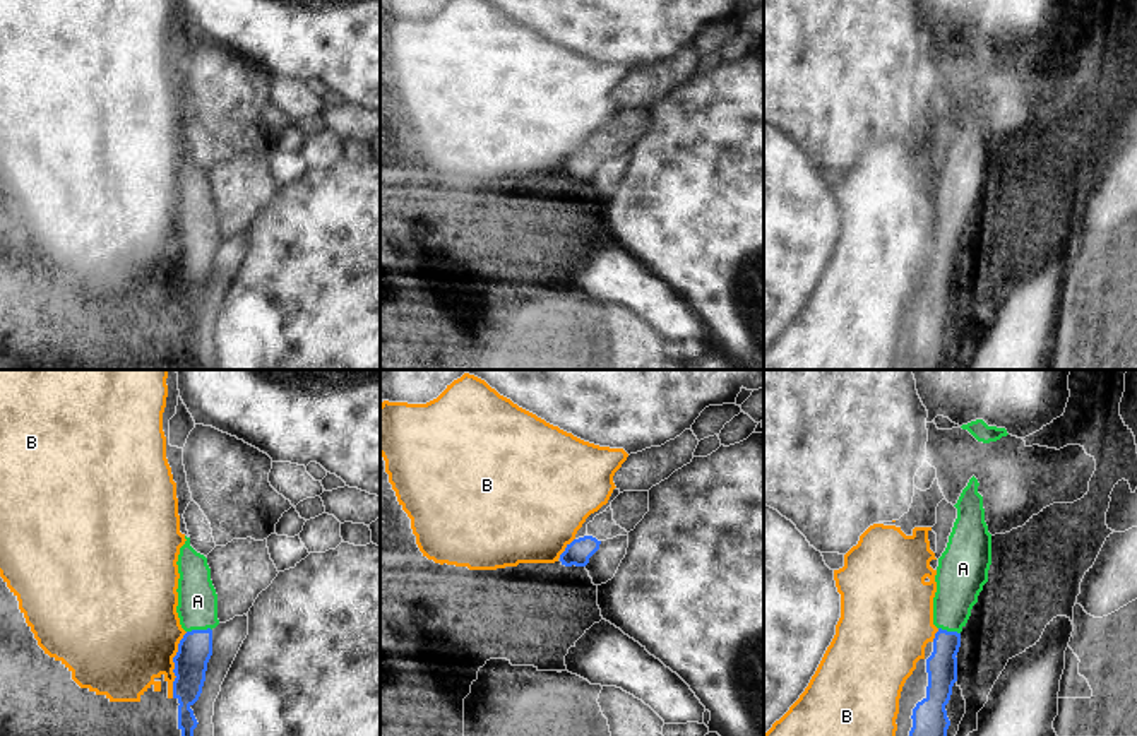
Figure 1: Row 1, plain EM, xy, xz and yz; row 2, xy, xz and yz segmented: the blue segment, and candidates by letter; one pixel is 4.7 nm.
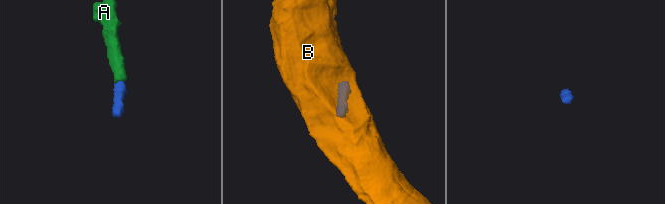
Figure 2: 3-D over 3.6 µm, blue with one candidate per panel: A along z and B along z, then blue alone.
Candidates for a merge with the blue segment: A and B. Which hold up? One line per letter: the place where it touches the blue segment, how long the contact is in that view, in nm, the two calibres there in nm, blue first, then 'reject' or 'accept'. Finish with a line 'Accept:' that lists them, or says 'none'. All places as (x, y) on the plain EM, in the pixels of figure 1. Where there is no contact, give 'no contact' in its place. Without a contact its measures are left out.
A: xy (199, 247) | 120 nm | 160/190 nm | accept
B: xy (175, 281) | 320 nm | 160/460 nm | reject
Accept: A

